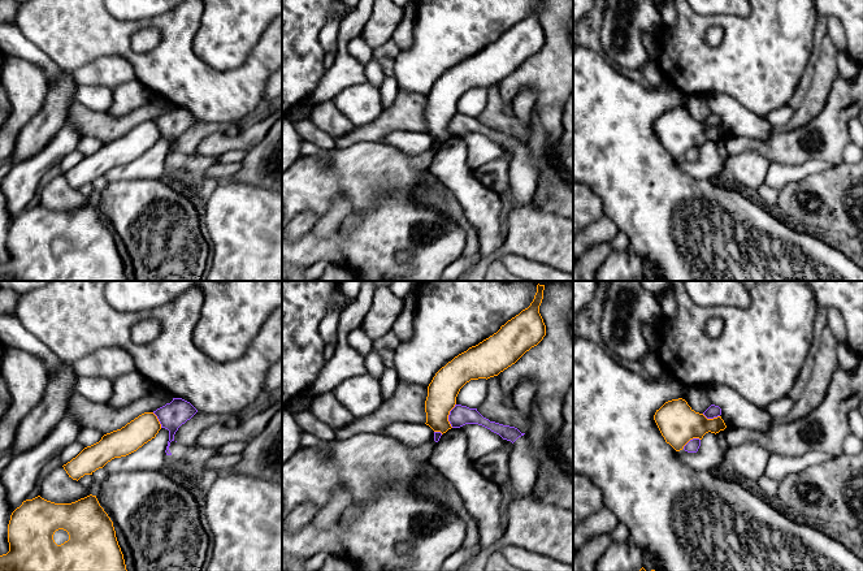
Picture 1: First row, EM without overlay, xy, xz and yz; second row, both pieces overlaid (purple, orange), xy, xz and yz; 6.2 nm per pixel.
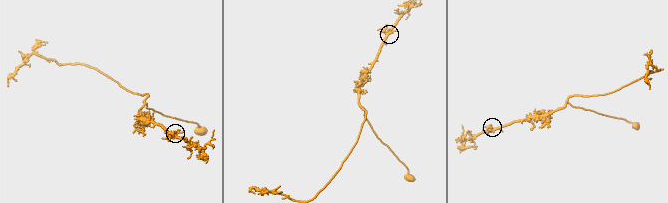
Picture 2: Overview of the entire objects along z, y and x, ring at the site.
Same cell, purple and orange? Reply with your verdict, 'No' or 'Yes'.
No

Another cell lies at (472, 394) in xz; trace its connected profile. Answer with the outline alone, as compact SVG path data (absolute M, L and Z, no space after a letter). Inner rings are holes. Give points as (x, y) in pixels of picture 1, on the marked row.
M478 378L467 382L456 397L456 405L478 408L486 398L487 380Z

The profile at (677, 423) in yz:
M682 398L665 402L656 410L654 420L665 442L676 451L682 450L693 438L702 440L708 432L716 434L727 428L721 416L707 419Z

